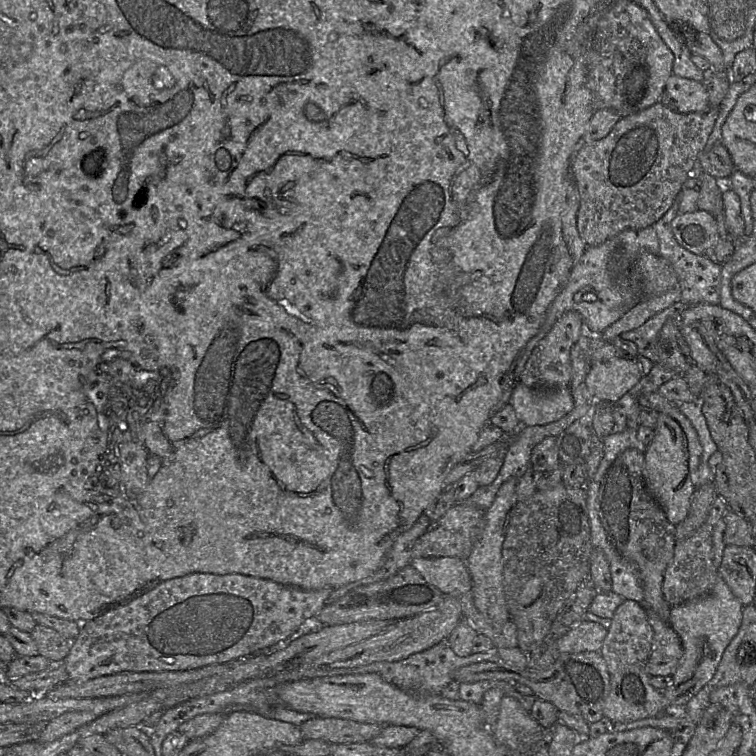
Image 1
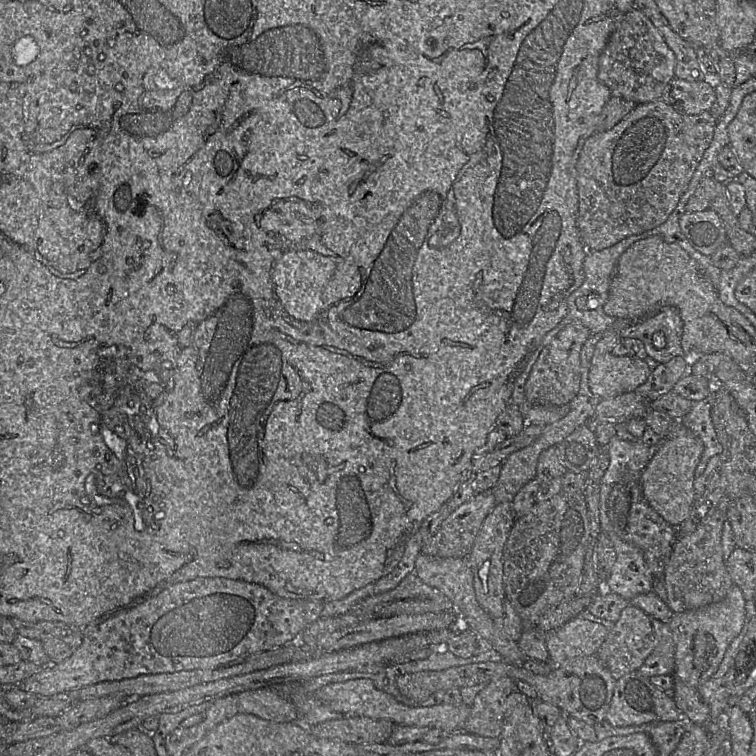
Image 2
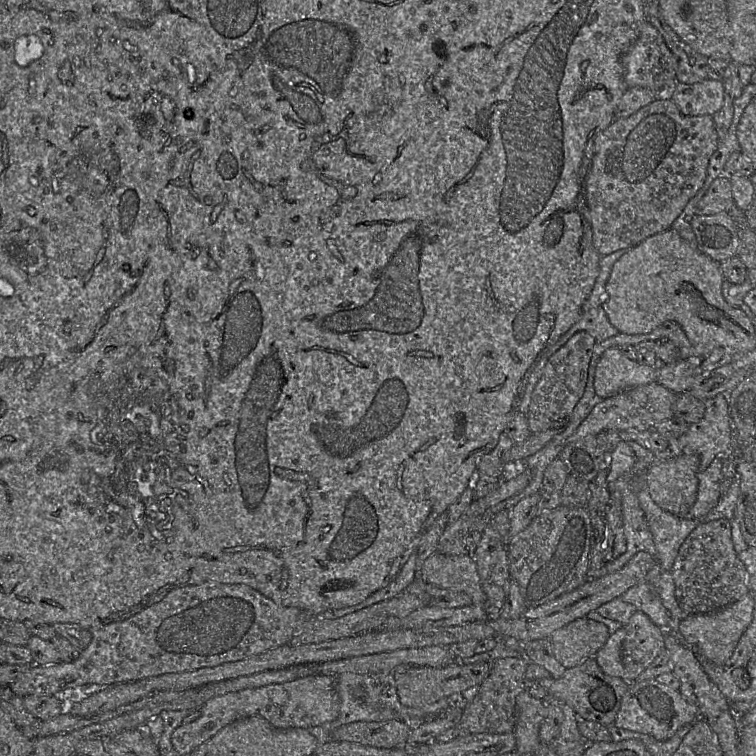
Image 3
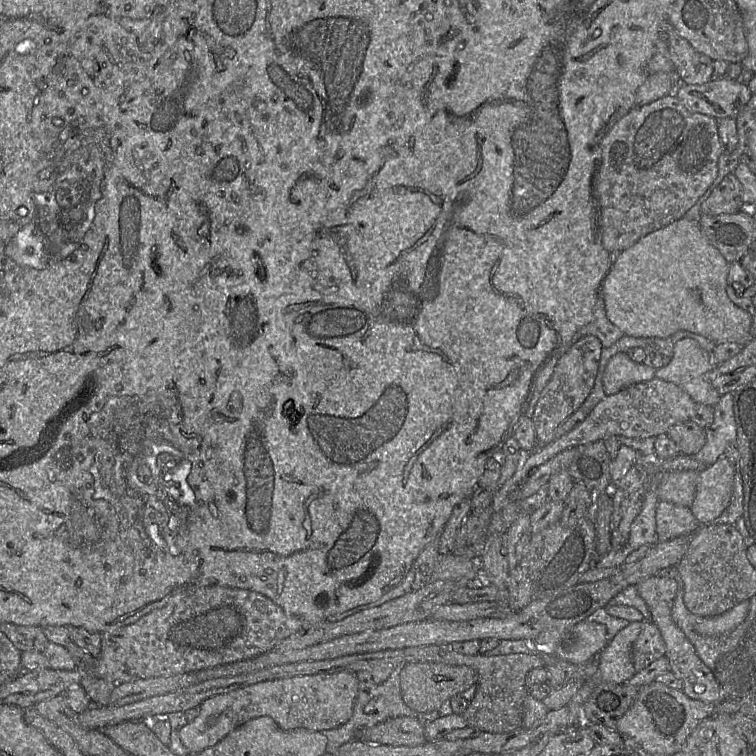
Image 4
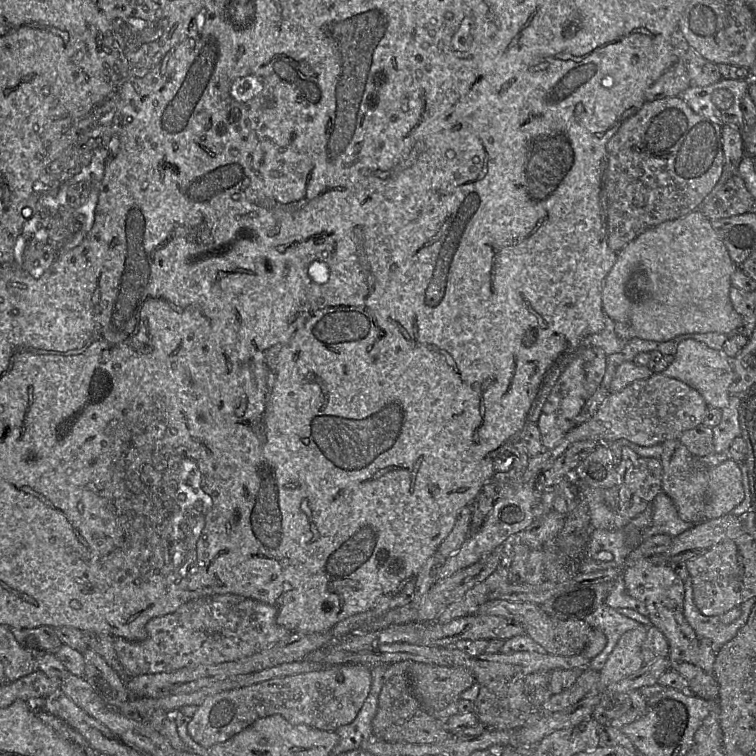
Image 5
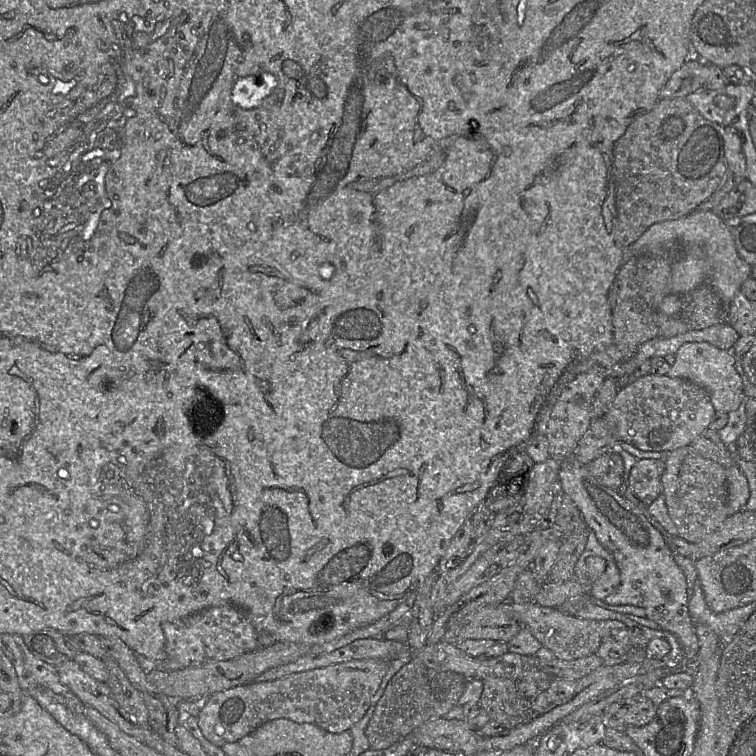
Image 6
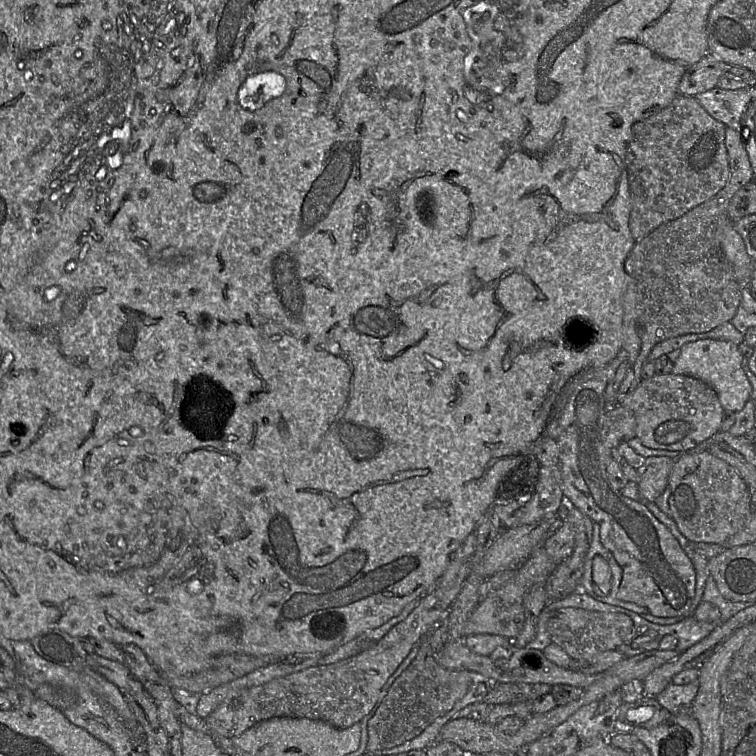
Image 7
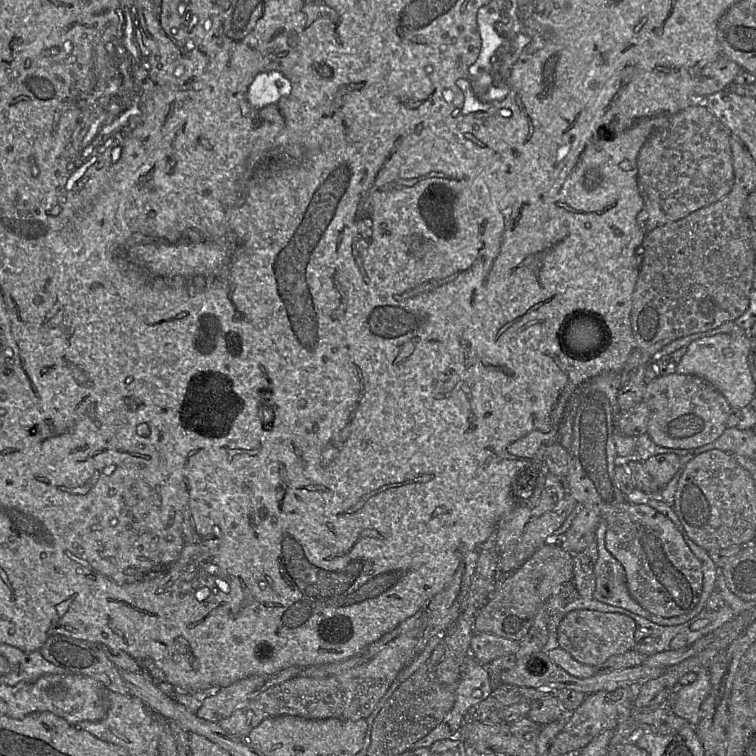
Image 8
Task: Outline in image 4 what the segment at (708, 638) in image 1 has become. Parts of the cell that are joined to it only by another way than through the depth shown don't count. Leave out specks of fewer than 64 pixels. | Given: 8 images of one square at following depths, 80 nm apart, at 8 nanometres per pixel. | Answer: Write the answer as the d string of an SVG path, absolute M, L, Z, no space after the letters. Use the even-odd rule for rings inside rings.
M744 600L720 615L699 618L695 631L704 636L729 633L746 619L750 606L750 600Z

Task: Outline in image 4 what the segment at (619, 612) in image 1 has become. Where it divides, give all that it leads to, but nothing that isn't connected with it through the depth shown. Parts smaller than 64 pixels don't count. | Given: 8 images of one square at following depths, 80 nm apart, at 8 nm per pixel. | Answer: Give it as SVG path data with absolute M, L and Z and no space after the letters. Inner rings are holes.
M651 620L642 621L642 630L632 646L632 662L637 672L666 655L666 645L659 628Z

